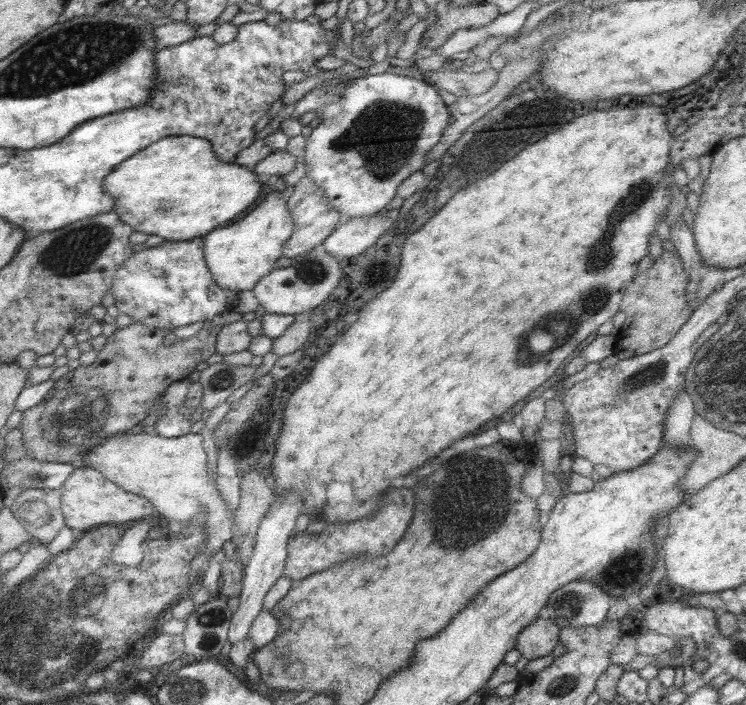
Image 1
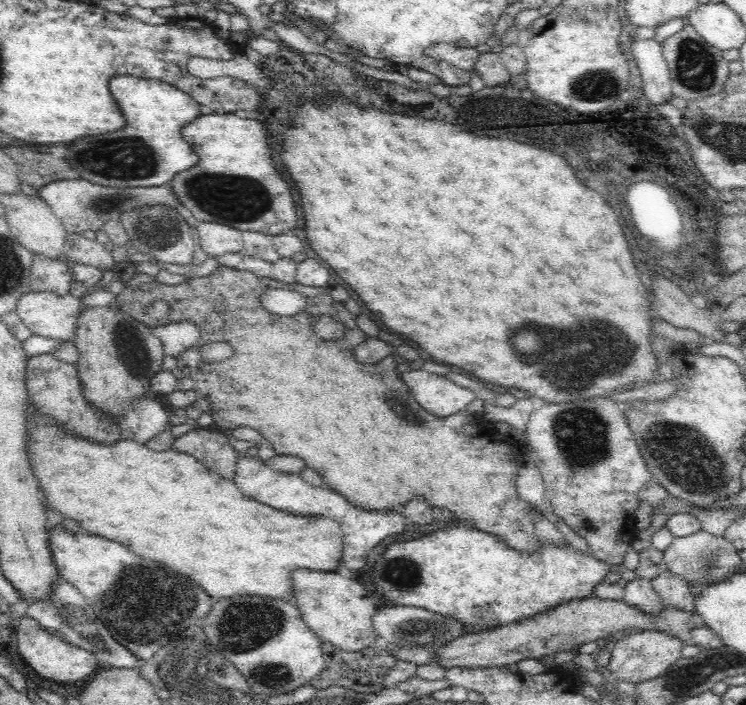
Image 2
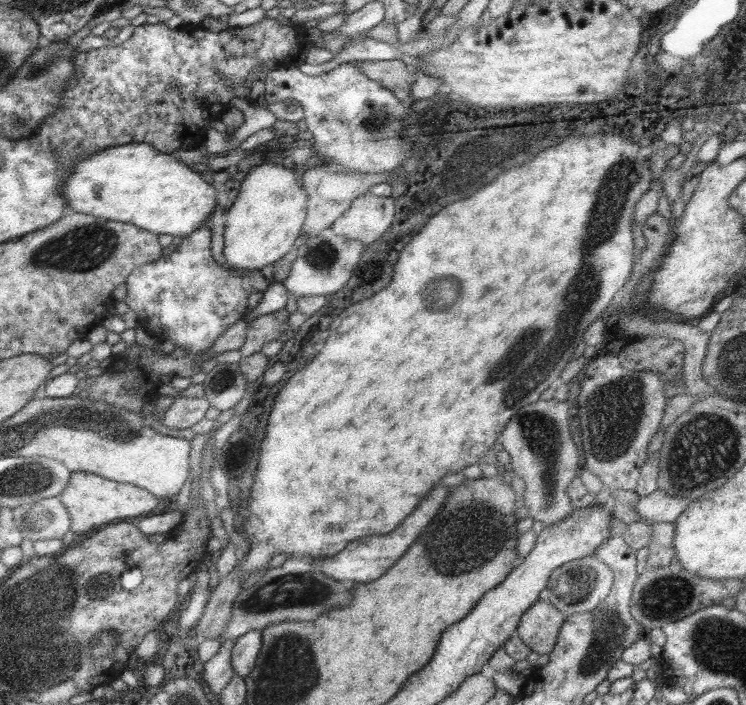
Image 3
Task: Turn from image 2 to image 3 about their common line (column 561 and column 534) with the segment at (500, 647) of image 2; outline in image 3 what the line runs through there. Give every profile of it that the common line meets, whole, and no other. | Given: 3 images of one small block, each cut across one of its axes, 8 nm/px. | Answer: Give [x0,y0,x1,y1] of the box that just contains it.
[515,600,564,655]

